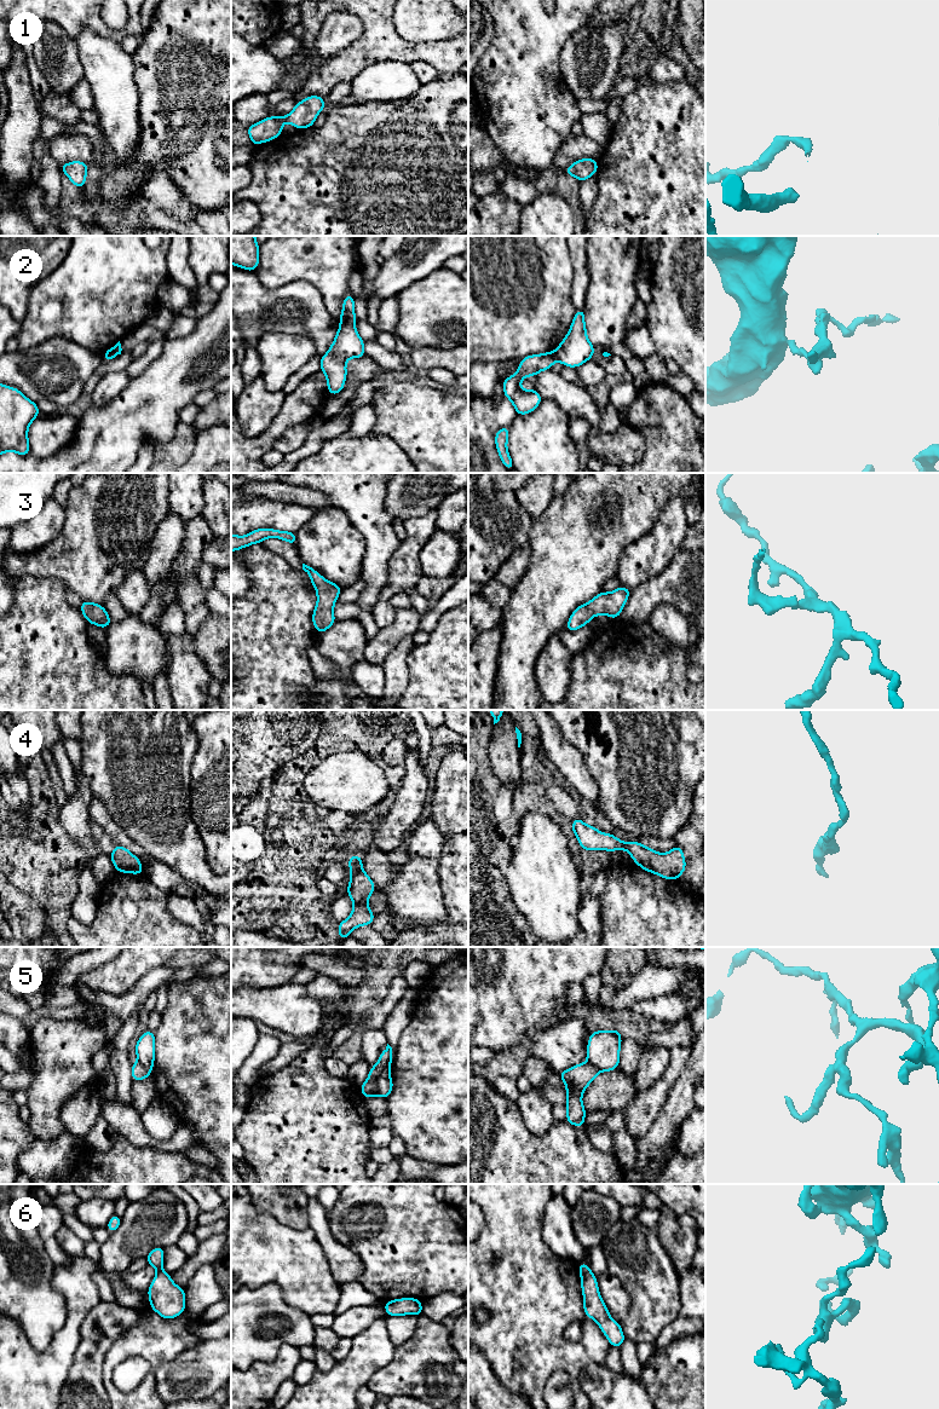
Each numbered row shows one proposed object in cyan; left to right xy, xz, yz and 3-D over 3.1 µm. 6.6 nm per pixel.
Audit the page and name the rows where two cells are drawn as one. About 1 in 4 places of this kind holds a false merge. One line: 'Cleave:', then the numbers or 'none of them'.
Cleave: 2, 5

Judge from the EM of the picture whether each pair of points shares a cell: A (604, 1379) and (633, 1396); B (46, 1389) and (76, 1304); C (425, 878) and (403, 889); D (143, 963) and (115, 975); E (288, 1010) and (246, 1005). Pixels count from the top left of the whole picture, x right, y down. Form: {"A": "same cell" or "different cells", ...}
{"A": "same cell", "B": "same cell", "C": "same cell", "D": "same cell", "E": "same cell"}

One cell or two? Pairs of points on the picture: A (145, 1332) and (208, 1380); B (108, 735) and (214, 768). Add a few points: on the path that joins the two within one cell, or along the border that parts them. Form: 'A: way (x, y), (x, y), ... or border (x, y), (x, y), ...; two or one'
A: border (202, 1340), (162, 1363), (154, 1372); two
B: border (196, 733), (197, 749), (190, 768), (189, 789); two

